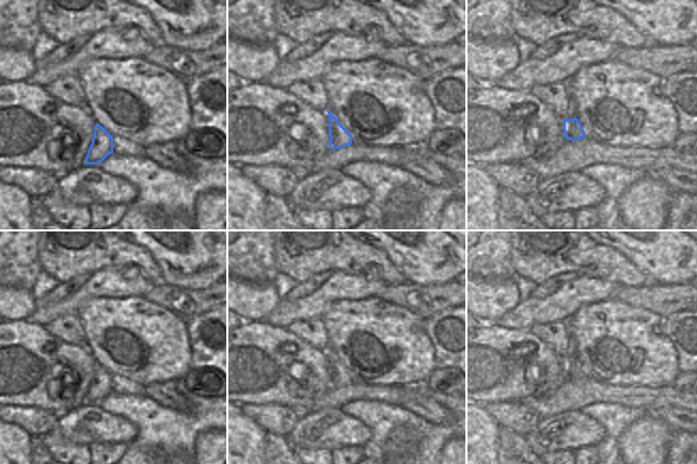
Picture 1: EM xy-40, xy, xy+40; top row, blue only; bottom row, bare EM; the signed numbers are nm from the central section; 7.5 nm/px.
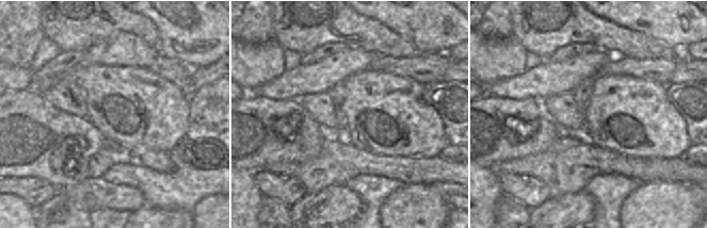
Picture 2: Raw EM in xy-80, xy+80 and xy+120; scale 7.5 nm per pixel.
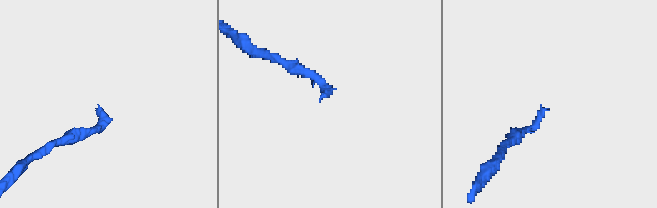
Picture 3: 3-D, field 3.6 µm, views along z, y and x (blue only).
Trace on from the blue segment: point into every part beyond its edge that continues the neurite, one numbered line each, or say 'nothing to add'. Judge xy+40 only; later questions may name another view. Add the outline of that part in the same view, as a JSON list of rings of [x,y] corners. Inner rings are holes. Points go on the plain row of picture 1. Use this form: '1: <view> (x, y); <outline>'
1: xy+40 (571, 353); [[[570,337],[570,345],[568,347],[568,353],[563,358],[573,358],[576,356],[576,342],[573,337]]]

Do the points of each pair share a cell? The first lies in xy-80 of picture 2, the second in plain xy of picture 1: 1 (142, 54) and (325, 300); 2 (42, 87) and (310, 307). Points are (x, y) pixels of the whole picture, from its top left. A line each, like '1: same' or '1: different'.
1: same
2: same

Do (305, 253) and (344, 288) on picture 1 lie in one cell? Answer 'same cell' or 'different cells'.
different cells

